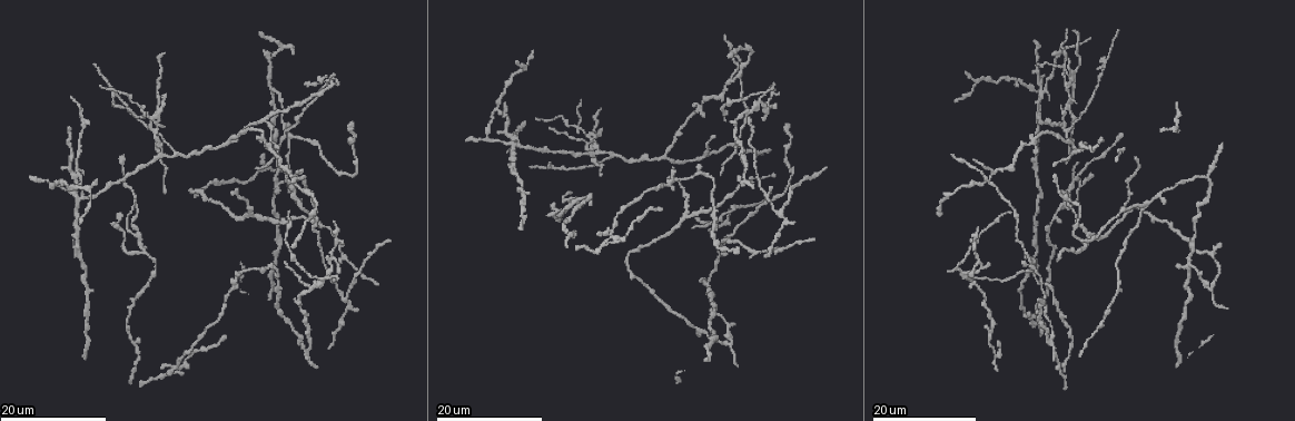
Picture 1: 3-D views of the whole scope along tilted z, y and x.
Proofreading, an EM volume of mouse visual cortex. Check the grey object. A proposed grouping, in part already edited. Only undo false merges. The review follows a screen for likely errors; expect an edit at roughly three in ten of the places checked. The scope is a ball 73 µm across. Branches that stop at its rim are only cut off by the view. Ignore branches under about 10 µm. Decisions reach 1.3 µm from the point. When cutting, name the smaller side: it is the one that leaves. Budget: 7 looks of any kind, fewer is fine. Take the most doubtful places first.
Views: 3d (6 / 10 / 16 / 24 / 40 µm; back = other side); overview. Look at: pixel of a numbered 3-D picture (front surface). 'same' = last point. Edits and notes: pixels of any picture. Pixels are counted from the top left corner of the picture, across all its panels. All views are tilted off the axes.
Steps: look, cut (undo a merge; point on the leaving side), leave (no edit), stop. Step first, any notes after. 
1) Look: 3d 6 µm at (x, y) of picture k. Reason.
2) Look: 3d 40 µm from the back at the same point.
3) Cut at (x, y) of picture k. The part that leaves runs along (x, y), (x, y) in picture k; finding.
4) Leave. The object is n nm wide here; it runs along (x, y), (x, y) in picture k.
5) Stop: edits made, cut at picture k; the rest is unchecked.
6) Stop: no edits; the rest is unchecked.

Look: 3d 24 µm at (613, 238) of picture 1. Four-way junction.

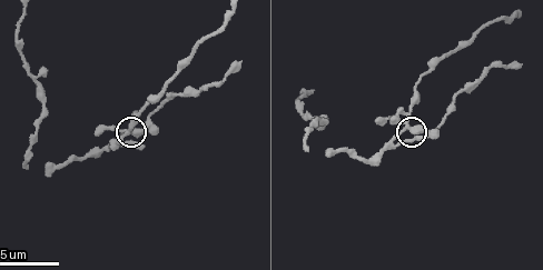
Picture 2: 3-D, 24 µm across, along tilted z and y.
Look: 3d 10 µm at (406, 127) of picture 2.

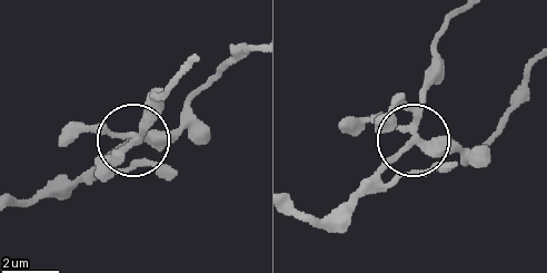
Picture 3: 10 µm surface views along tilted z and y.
Leave. The side arm is 15 µm long; it runs along (447, 22), (418, 110), (418, 138), (485, 153) in picture 3; one neuron here.

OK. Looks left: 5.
Look: 3d 16 µm at (75, 172) of picture 1. Looks like a crossing.

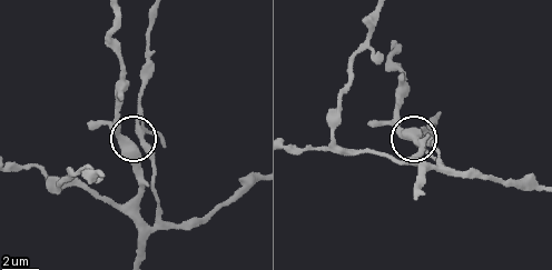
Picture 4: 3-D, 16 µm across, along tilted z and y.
Look: 3d 6 µm at (135, 145) of picture 4.

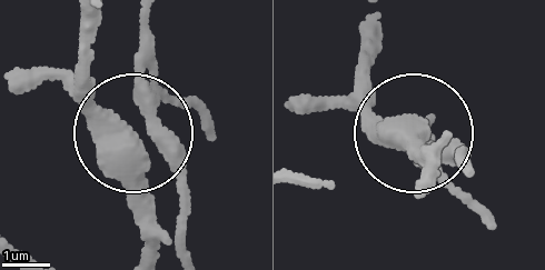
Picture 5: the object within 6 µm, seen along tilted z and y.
Leave. It runs along (466, 164), (466, 149), (327, 108) in picture 5; continuous, no second neuron.

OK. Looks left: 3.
Look: 3d 24 µm at (1061, 207) of picture 1. Side arm on a straight run.

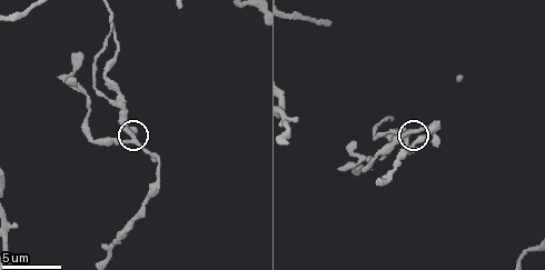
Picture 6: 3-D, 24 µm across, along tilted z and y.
Look: 3d 6 µm at (133, 136) of picture 6.

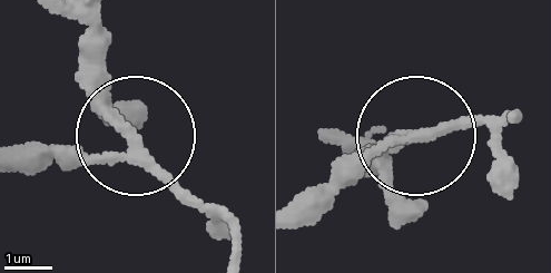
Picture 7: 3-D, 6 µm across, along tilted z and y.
Leave. It runs along (513, 113), (394, 138), (346, 162), (302, 215) in picture 7; all the same neuron.

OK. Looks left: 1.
Stop: no edits; the rest is unchecked.

